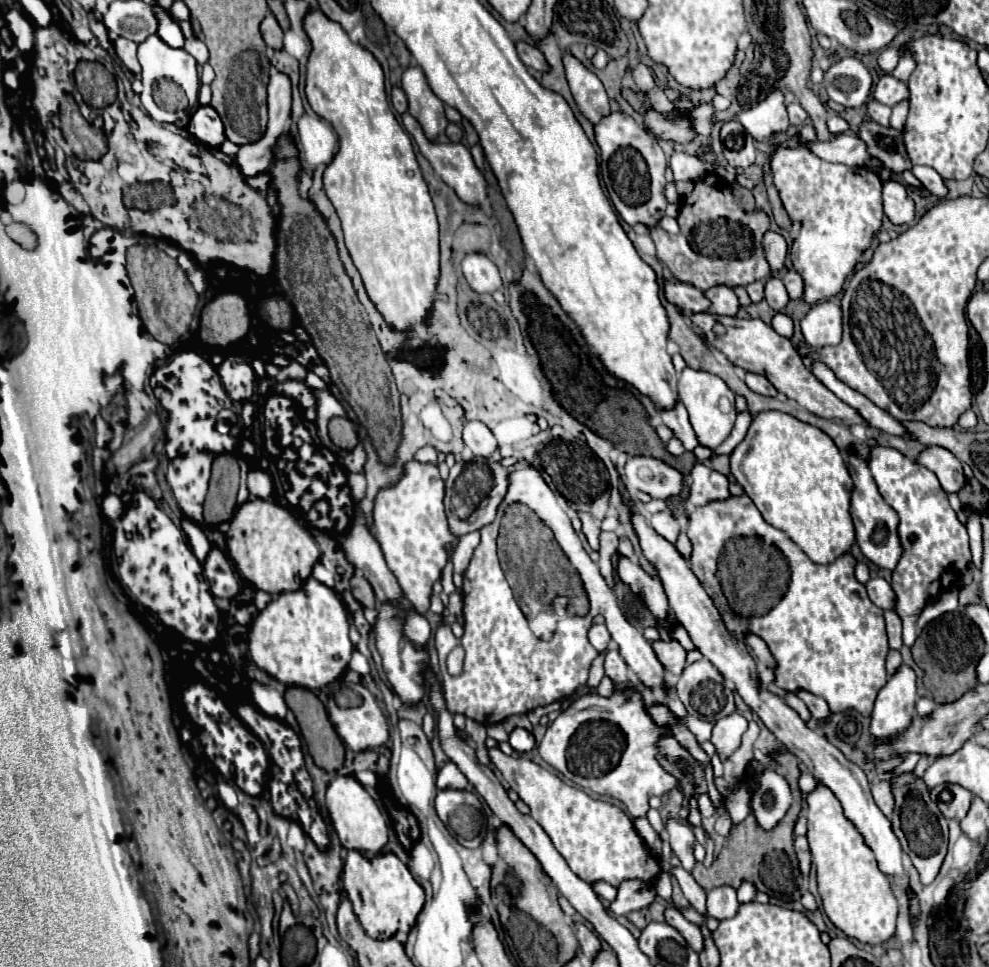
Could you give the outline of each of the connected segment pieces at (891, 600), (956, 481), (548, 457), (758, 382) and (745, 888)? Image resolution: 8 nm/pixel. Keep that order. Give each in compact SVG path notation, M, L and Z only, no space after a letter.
M871 578L865 584L865 588L867 588L867 594L875 606L879 606L881 610L895 610L897 596L885 578Z
M929 446L923 452L919 452L913 460L917 464L933 470L947 494L959 492L963 488L965 474L963 474L961 462L949 450L937 448L937 446Z
M553 438L539 450L541 468L545 474L549 474L555 488L563 494L563 498L573 506L575 510L589 512L595 520L603 520L607 514L609 504L609 482L605 480L605 472L599 470L599 460L593 454L593 450L579 438L561 440Z
M747 372L747 376L745 376L745 384L747 384L753 392L757 392L757 394L761 394L761 396L777 396L775 386L773 386L765 376L761 376L761 374Z
M743 880L741 886L737 888L737 898L739 898L739 902L755 900L755 894L757 894L757 888L755 888L755 884L749 882L749 880Z

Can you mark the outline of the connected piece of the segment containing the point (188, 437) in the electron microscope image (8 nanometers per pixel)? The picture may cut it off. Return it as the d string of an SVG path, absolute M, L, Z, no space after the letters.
M181 352L173 356L167 364L157 368L151 376L151 388L161 402L161 406L167 410L167 440L177 444L177 450L185 456L193 452L213 452L223 454L231 452L235 448L235 440L231 434L219 434L215 430L217 414L225 408L229 408L233 402L229 396L225 396L225 388L221 388L221 378L217 376L217 370L197 352Z

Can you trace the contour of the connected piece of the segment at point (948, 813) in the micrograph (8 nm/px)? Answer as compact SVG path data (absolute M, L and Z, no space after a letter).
M941 784L931 790L931 800L937 802L945 818L963 820L969 812L973 794L959 784Z

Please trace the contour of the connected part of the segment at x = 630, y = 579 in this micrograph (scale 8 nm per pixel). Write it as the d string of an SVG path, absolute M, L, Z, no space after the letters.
M619 554L617 562L617 574L623 584L627 584L635 594L643 596L651 612L657 616L659 622L665 624L665 610L667 610L667 596L663 592L663 586L659 580L651 578L637 562L631 558L625 558Z

